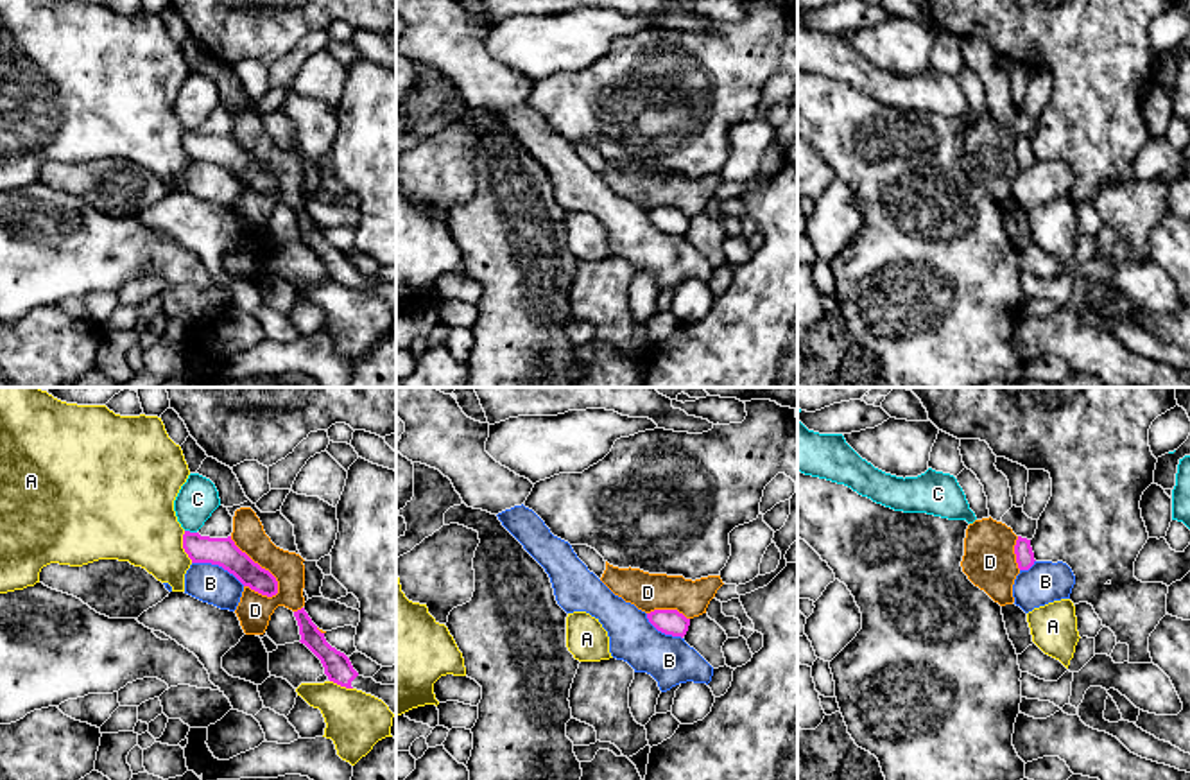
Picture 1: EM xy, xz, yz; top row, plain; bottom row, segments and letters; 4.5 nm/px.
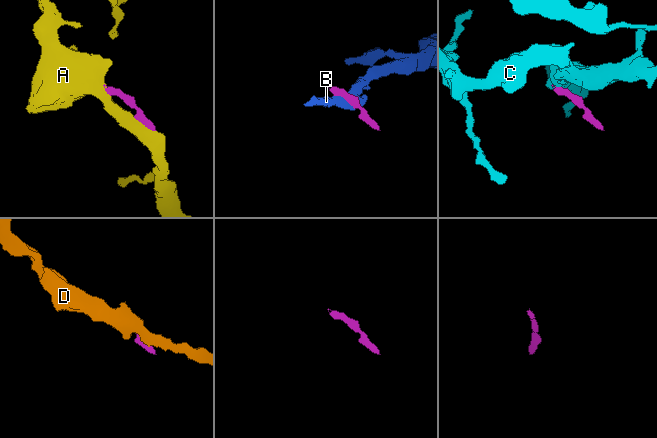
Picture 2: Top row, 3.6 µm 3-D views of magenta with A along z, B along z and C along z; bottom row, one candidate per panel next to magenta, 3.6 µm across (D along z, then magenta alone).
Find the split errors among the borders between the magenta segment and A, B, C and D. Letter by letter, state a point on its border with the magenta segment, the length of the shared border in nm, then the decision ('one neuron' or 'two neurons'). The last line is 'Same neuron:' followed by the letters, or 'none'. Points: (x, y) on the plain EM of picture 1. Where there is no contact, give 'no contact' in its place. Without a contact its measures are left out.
A: xy (183, 146) | 150 nm | two neurons
B: xy (219, 164) | 260 nm | two neurons
C: xy (189, 130) | 60 nm | two neurons
D: xy (258, 164) | 340 nm | two neurons
Same neuron: none

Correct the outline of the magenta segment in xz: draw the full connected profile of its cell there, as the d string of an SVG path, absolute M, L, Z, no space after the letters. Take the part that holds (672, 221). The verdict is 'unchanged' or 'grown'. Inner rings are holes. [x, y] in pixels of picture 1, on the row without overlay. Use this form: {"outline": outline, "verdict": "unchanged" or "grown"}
{"outline": "M654 208L647 212L647 217L658 230L681 237L686 233L690 224L690 217L677 208Z", "verdict": "unchanged"}

